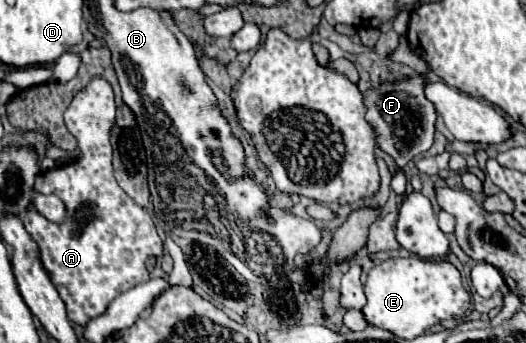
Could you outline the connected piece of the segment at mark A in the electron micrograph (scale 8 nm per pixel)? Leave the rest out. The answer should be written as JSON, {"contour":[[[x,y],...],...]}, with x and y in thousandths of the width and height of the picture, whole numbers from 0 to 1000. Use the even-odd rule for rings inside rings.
{"contour":[[[184,222],[165,245],[158,268],[150,268],[131,315],[124,321],[124,362],[131,385],[146,402],[150,414],[150,466],[78,501],[67,525],[67,548],[82,566],[105,566],[120,583],[127,606],[127,636],[120,647],[93,647],[82,641],[70,618],[55,612],[51,618],[51,647],[48,665],[55,688],[67,700],[74,723],[74,758],[82,781],[89,787],[101,834],[108,840],[112,863],[120,869],[127,892],[127,927],[150,950],[165,950],[169,933],[192,921],[211,875],[226,863],[230,851],[253,840],[264,822],[276,822],[283,810],[283,793],[276,781],[276,758],[283,746],[306,746],[310,741],[310,706],[298,682],[298,665],[283,630],[279,612],[260,601],[253,577],[245,577],[234,548],[222,536],[215,513],[215,431],[211,431],[211,373],[219,367],[219,274],[211,245],[196,233],[196,222]]]}

